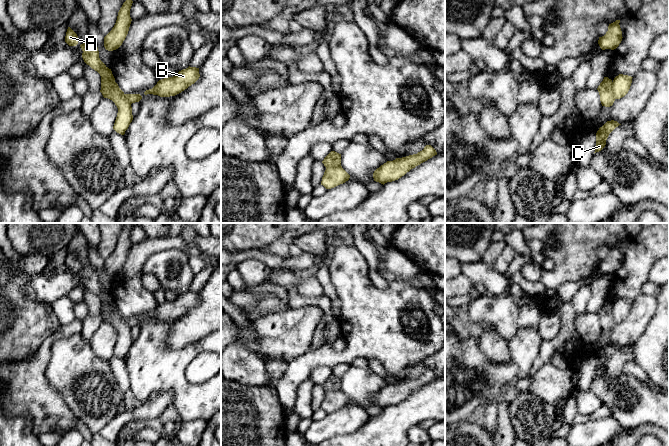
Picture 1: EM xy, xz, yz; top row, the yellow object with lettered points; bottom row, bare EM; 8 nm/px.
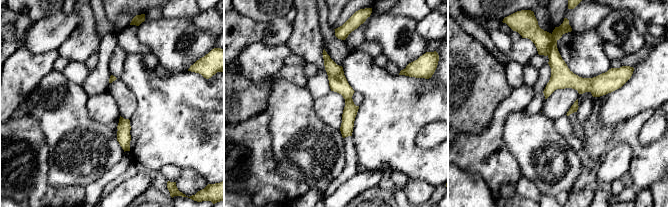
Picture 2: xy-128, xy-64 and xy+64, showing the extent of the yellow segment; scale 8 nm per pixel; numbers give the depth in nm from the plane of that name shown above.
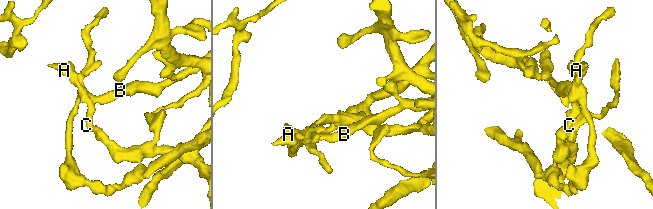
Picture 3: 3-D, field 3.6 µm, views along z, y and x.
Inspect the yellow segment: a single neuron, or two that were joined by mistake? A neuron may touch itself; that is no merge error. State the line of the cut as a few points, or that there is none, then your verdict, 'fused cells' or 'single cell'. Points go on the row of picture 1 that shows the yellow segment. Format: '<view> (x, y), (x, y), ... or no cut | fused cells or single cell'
xy (111, 73), (109, 78), (112, 82), (112, 87), (130, 104) | fused cells

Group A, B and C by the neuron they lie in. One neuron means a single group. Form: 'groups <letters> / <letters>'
groups A C / B

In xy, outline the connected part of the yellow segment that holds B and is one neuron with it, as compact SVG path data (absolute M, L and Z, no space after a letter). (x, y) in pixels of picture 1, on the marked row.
M189 66L173 77L165 77L159 80L152 89L146 90L144 94L153 94L160 97L175 96L194 84L199 77L199 68Z

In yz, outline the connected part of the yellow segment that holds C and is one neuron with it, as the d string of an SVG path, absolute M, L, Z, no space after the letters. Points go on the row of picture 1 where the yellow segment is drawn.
M611 120L607 121L602 127L599 128L596 133L596 146L594 153L601 151L605 147L609 134L619 125L621 124L617 121Z

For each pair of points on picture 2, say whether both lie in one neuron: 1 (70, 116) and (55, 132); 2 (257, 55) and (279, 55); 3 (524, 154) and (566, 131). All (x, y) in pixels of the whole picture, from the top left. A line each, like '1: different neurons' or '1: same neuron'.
1: same neuron
2: same neuron
3: different neurons

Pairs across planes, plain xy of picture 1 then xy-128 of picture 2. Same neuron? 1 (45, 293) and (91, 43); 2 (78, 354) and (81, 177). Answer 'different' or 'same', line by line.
1: different
2: same

